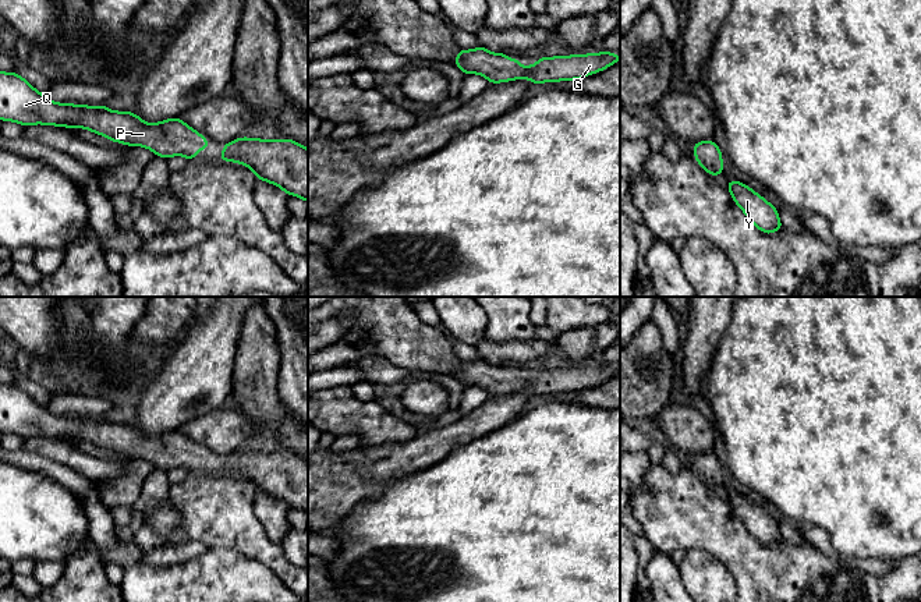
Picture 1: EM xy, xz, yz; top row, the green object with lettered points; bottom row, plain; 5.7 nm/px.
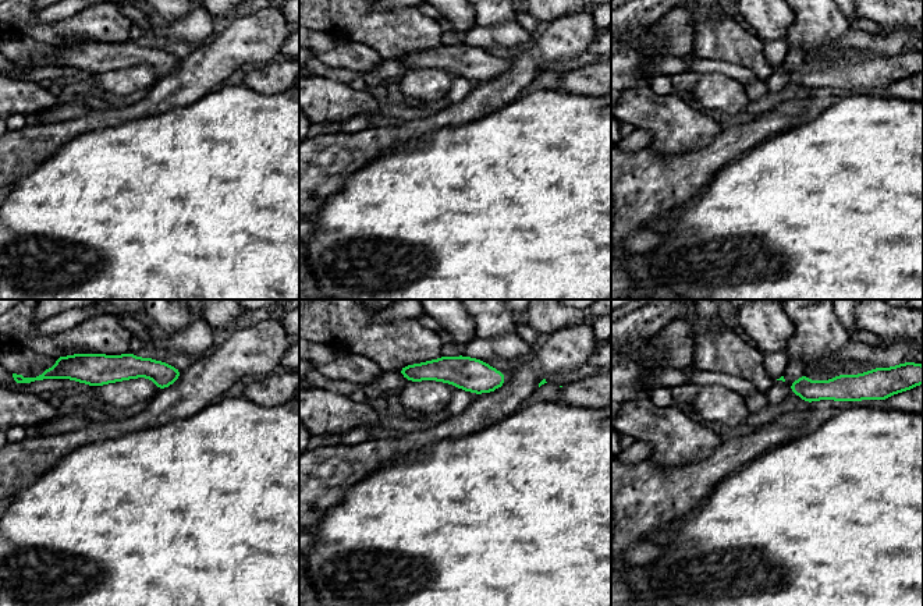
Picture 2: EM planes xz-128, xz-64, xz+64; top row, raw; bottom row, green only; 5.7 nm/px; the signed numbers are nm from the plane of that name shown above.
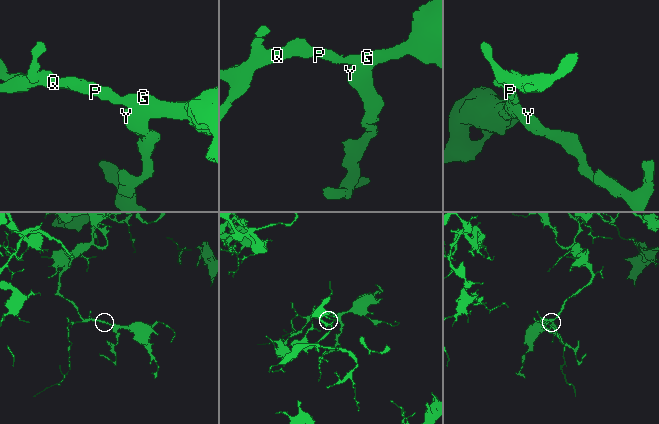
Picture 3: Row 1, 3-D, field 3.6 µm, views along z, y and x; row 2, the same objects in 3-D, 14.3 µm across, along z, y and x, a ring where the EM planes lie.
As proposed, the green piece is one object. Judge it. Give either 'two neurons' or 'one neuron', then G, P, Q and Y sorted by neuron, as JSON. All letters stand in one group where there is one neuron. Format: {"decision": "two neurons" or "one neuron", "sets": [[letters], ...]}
{"decision": "one neuron", "sets": [["G", "P", "Q", "Y"]]}

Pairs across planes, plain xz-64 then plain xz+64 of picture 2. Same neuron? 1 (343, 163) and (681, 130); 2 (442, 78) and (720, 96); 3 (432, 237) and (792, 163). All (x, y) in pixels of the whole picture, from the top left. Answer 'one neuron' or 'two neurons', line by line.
1: two neurons
2: one neuron
3: one neuron

